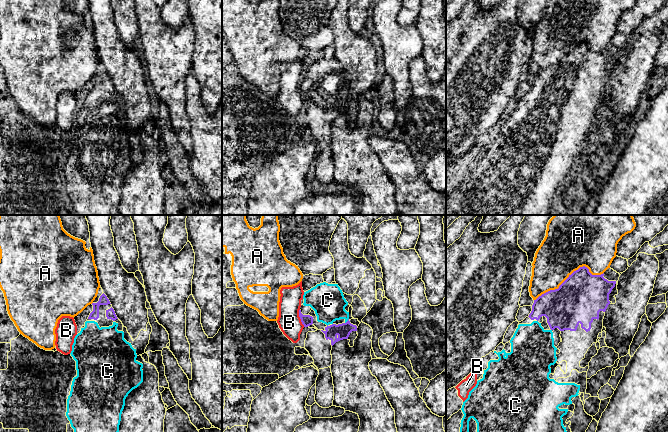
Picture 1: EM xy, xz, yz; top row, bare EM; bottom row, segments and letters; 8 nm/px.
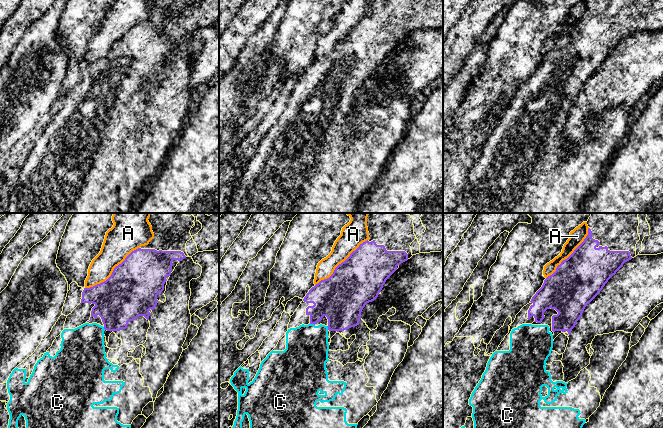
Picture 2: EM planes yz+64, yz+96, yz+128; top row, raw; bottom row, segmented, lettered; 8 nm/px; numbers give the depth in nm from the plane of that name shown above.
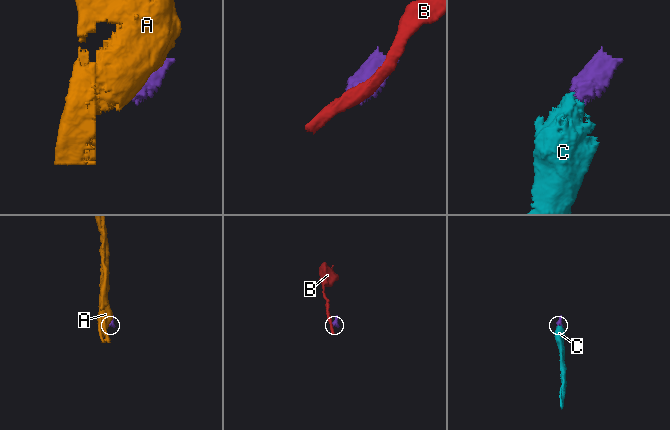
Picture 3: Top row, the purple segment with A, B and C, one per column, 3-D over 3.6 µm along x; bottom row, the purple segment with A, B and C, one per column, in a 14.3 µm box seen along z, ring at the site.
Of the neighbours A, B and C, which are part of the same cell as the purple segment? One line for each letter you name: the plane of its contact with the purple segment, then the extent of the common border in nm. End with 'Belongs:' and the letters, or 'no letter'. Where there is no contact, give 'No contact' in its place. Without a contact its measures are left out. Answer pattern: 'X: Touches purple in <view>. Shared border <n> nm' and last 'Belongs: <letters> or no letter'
C: Touches purple in xz. Shared border 50 nm
Belongs: C

